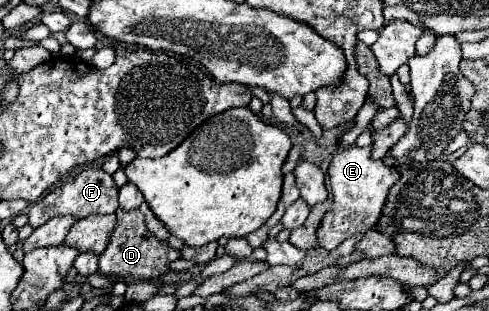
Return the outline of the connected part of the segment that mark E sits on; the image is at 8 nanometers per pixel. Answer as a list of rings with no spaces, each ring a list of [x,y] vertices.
[[[347,147],[333,155],[329,165],[329,183],[333,193],[333,205],[321,221],[317,231],[319,247],[333,251],[351,235],[373,229],[381,217],[387,193],[395,181],[399,181],[399,171],[385,165],[381,159],[371,159],[371,147]]]

